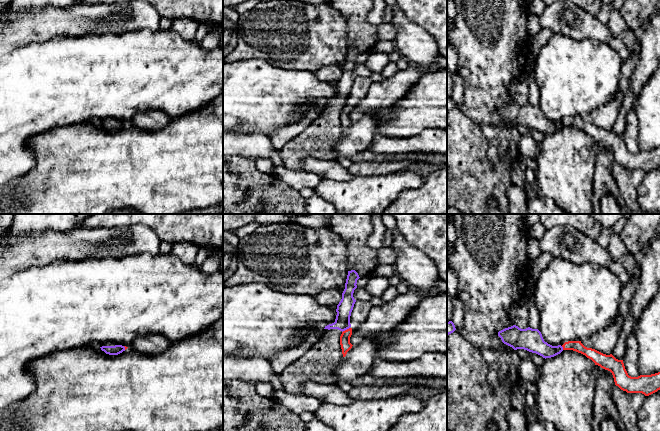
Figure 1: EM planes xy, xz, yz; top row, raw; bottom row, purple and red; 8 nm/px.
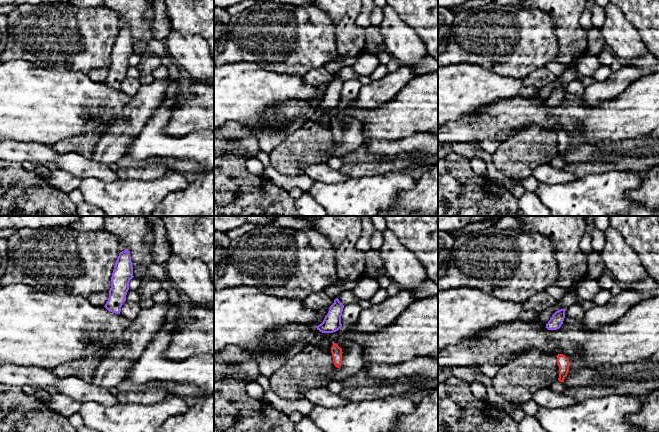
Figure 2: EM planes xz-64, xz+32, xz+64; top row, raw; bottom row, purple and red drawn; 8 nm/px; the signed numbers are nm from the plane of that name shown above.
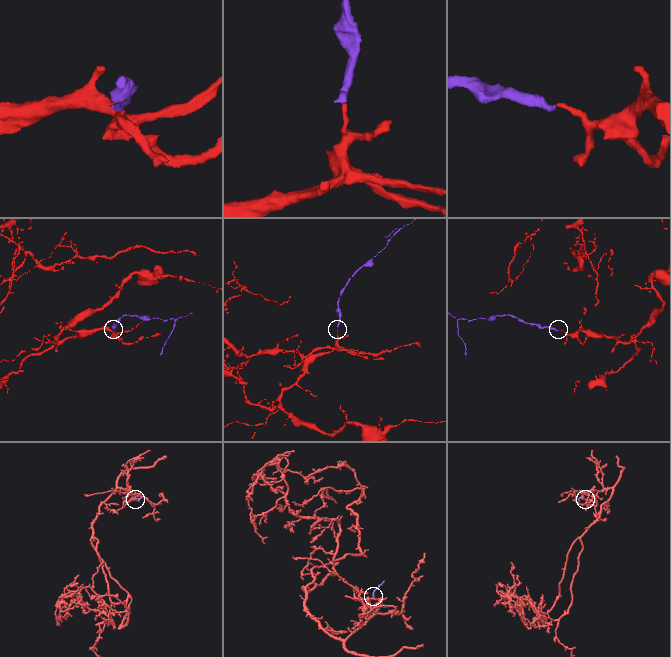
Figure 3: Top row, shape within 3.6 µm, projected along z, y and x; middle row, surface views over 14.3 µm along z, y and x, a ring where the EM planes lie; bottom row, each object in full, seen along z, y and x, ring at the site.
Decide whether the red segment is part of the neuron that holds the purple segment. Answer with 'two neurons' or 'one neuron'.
two neurons

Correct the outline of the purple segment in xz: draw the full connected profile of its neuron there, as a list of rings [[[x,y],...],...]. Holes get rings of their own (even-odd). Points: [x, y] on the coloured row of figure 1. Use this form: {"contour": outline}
{"contour": [[[355,270],[348,271],[342,299],[337,305],[335,322],[325,326],[322,338],[279,375],[286,392],[305,395],[303,385],[307,381],[337,384],[334,372],[343,356],[340,336],[351,327],[350,316],[356,302],[353,293],[359,278]]]}

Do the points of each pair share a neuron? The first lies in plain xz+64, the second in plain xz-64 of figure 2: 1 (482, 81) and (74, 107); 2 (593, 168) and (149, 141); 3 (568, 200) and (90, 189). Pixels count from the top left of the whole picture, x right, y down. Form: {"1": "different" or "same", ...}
{"1": "same", "2": "different", "3": "same"}

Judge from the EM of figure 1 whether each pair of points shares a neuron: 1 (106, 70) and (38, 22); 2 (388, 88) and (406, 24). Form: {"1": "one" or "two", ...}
{"1": "two", "2": "two"}

